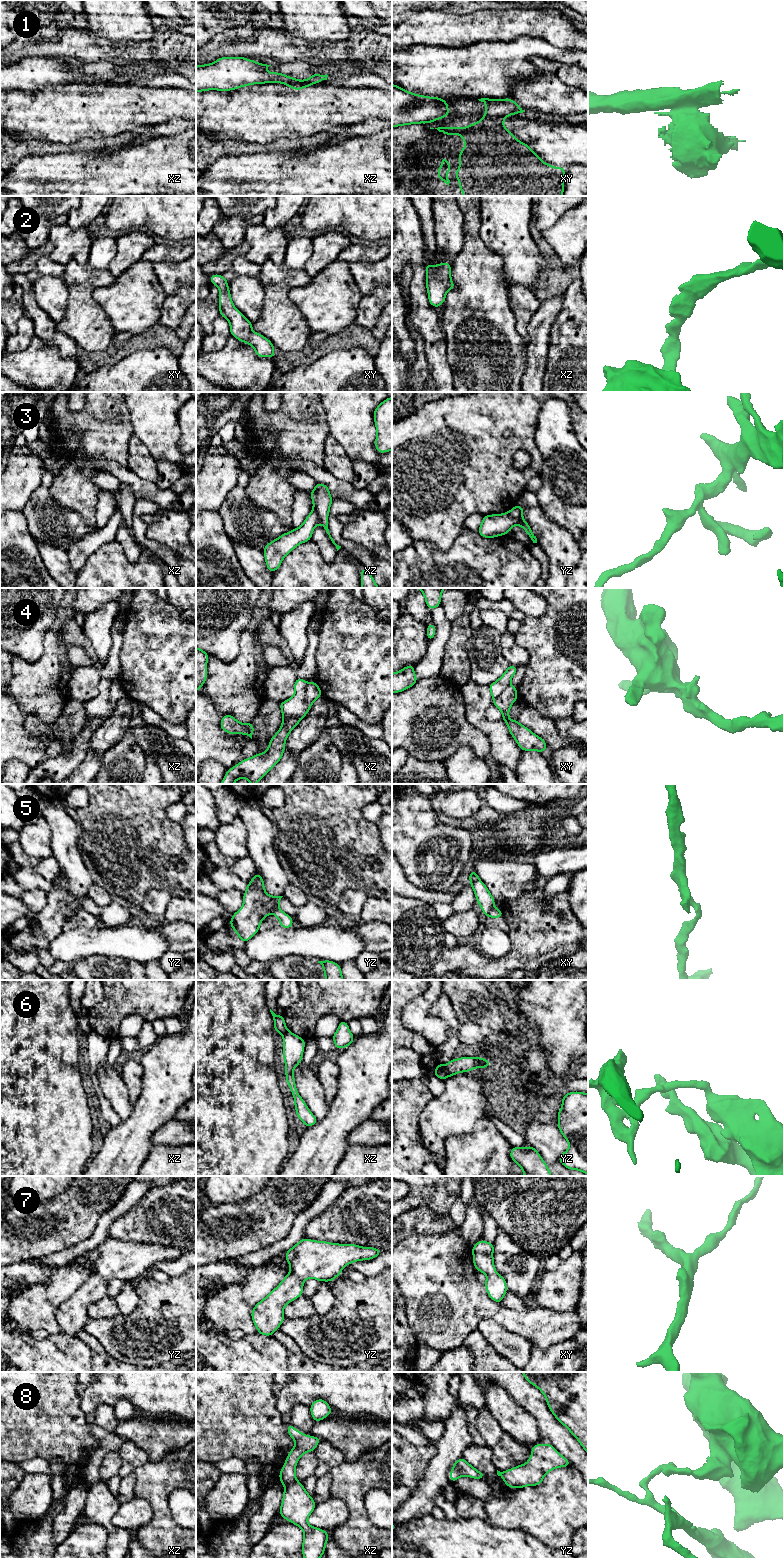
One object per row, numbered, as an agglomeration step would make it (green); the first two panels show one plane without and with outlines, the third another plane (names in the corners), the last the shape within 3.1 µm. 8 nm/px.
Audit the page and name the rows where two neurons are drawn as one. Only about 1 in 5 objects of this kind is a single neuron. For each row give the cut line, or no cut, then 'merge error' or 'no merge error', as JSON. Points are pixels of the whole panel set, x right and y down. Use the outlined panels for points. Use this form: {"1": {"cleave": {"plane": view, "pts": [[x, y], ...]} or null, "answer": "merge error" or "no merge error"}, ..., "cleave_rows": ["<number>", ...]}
{"1": {"cleave": {"plane": "xz", "pts": [[310, 83], [287, 84]]}, "answer": "merge error"}, "2": {"cleave": null, "answer": "no merge error"}, "3": {"cleave": {"plane": "xz", "pts": [[313, 508], [317, 513], [319, 522]]}, "answer": "merge error"}, "4": {"cleave": {"plane": "xz", "pts": [[307, 683], [305, 698], [309, 708]]}, "answer": "merge error"}, "5": {"cleave": {"plane": "xy", "pts": [[493, 907], [486, 915]]}, "answer": "merge error"}, "6": {"cleave": {"plane": "yz", "pts": [[443, 1065], [447, 1076]]}, "answer": "merge error"}, "7": {"cleave": null, "answer": "no merge error"}, "8": {"cleave": {"plane": "xz", "pts": [[296, 1480], [285, 1486]]}, "answer": "merge error"}, "cleave_rows": ["1", "3", "4", "5", "6", "8"]}

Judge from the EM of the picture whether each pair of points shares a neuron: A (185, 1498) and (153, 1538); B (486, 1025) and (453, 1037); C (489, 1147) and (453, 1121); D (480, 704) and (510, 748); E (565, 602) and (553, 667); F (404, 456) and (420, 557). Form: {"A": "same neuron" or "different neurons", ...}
{"A": "different neurons", "B": "different neurons", "C": "different neurons", "D": "same neuron", "E": "same neuron", "F": "different neurons"}

